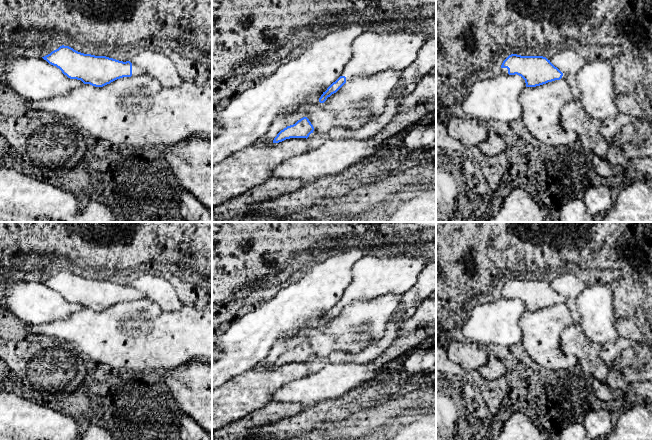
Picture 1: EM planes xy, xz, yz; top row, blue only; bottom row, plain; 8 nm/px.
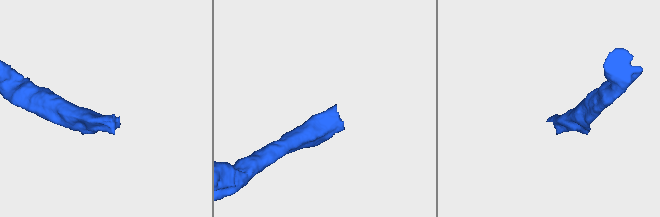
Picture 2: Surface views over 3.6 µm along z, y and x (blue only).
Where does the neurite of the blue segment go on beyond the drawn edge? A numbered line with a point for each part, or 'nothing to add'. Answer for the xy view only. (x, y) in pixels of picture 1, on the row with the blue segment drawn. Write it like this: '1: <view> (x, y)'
1: xy (136, 70)

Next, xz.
1: xz (373, 53)

